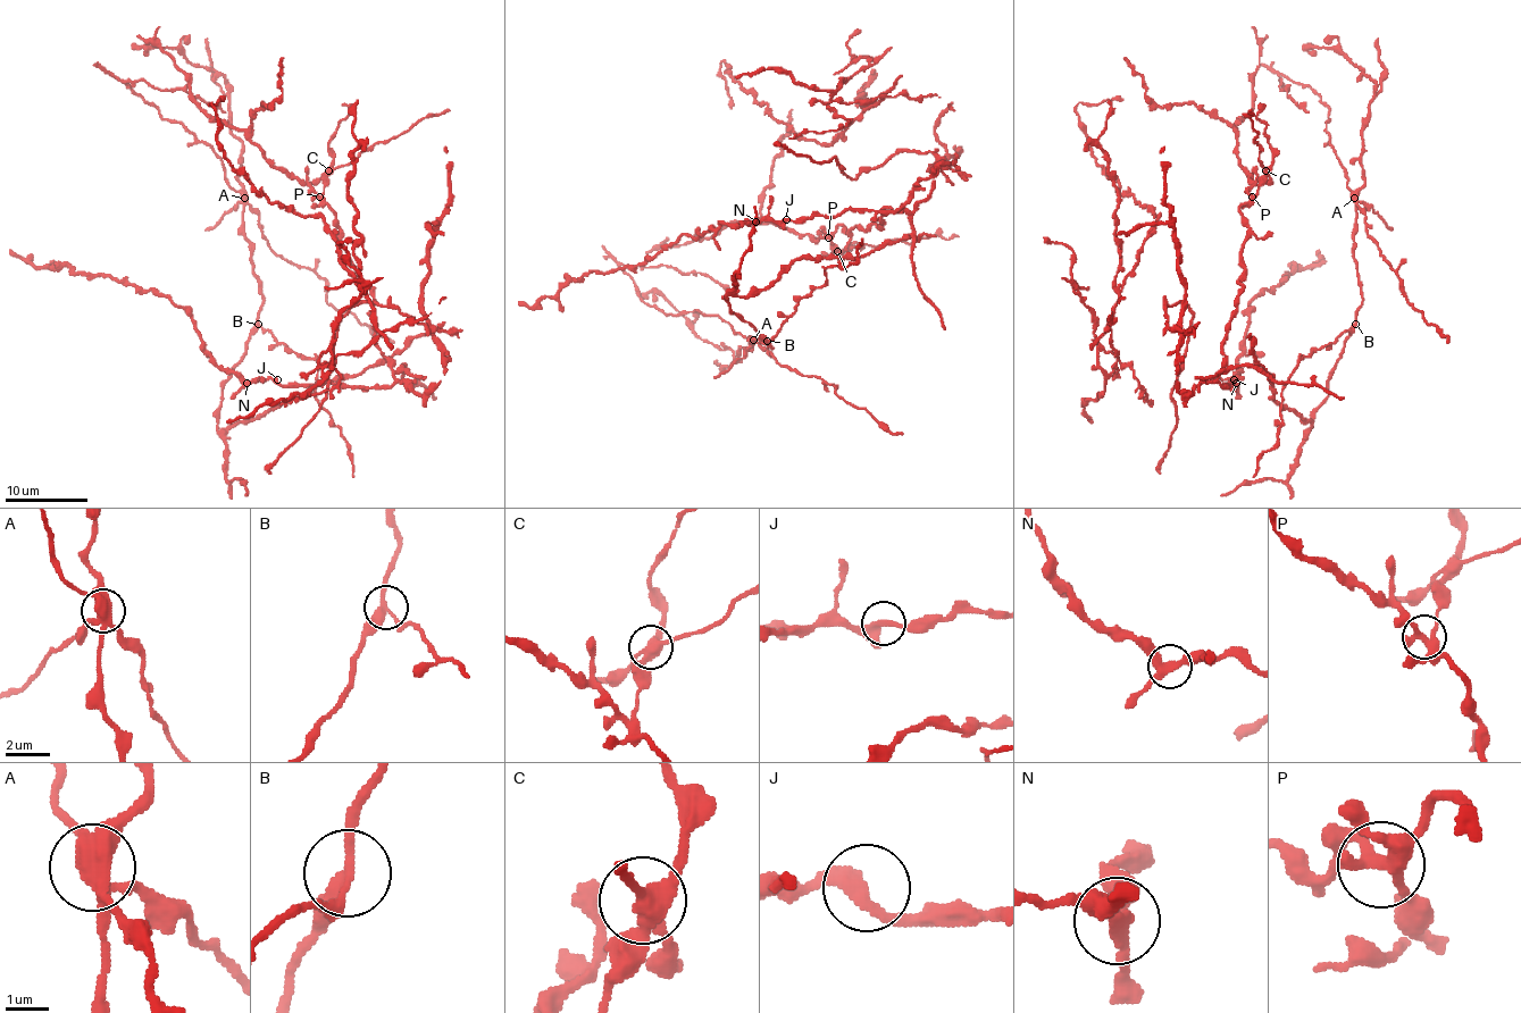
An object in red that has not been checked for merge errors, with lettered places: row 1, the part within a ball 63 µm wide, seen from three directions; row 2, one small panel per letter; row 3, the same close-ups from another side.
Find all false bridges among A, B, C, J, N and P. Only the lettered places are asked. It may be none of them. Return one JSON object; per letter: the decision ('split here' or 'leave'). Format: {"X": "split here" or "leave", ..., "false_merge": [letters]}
{"A": "split here", "B": "split here", "C": "split here", "J": "leave", "N": "leave", "P": "leave", "false_merge": ["A", "B", "C"]}

